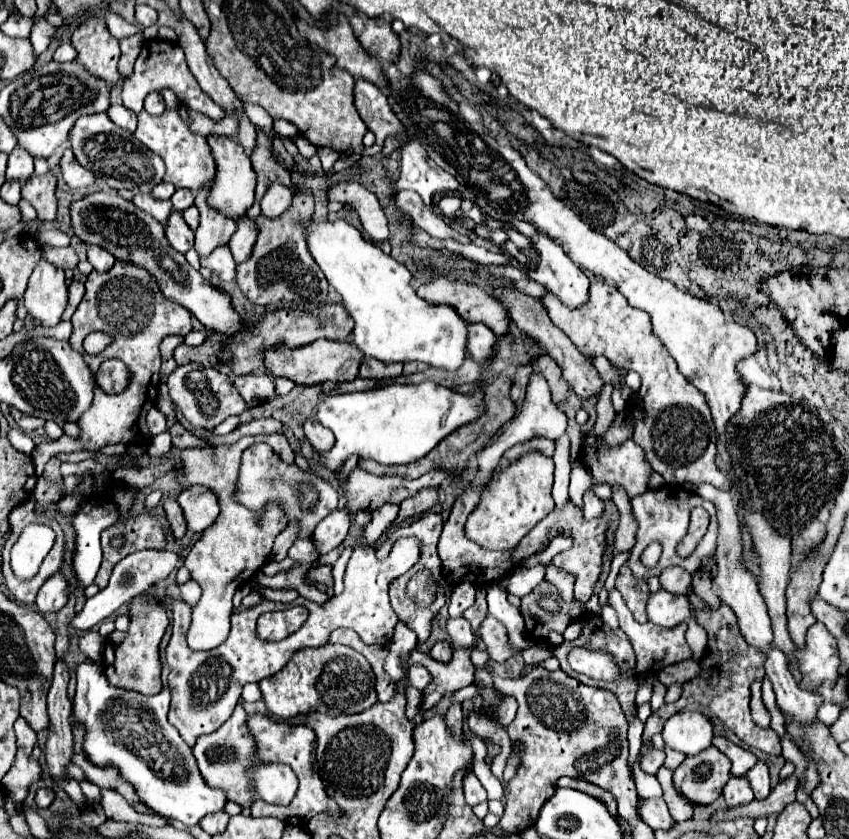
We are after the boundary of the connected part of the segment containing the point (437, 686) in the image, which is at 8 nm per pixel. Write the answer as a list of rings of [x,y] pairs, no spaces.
[[[471,649],[465,651],[455,651],[451,663],[437,663],[435,659],[431,659],[427,653],[421,651],[411,651],[405,667],[408,669],[413,663],[425,665],[431,675],[433,675],[433,683],[423,691],[423,713],[427,709],[431,709],[433,705],[437,705],[447,693],[455,693],[467,685],[473,683],[475,679],[475,667],[471,663]]]

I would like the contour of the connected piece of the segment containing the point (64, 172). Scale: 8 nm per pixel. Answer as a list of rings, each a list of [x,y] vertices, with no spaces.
[[[67,149],[63,159],[61,159],[61,177],[65,179],[65,183],[69,187],[75,187],[75,189],[83,189],[83,187],[93,185],[95,183],[95,175],[91,171],[87,171],[85,167],[81,167],[77,163],[77,159],[71,157],[71,155],[73,155],[73,151]]]

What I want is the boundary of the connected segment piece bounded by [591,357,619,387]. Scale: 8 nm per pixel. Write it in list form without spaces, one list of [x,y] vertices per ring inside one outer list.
[[[595,357],[591,359],[591,363],[599,369],[599,375],[605,379],[605,383],[615,383],[615,387],[619,387],[619,373],[605,357]]]

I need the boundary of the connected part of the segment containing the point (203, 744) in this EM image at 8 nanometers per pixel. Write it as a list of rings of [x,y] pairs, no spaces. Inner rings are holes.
[[[237,705],[233,715],[215,733],[201,735],[197,739],[193,755],[197,759],[201,775],[205,775],[205,781],[211,787],[221,787],[229,795],[229,801],[235,801],[241,807],[251,807],[257,799],[273,805],[289,805],[297,793],[297,775],[285,763],[267,763],[253,769],[253,741],[255,739],[251,737],[247,727],[247,713],[241,705]],[[249,769],[253,769],[253,775],[249,773]]]

